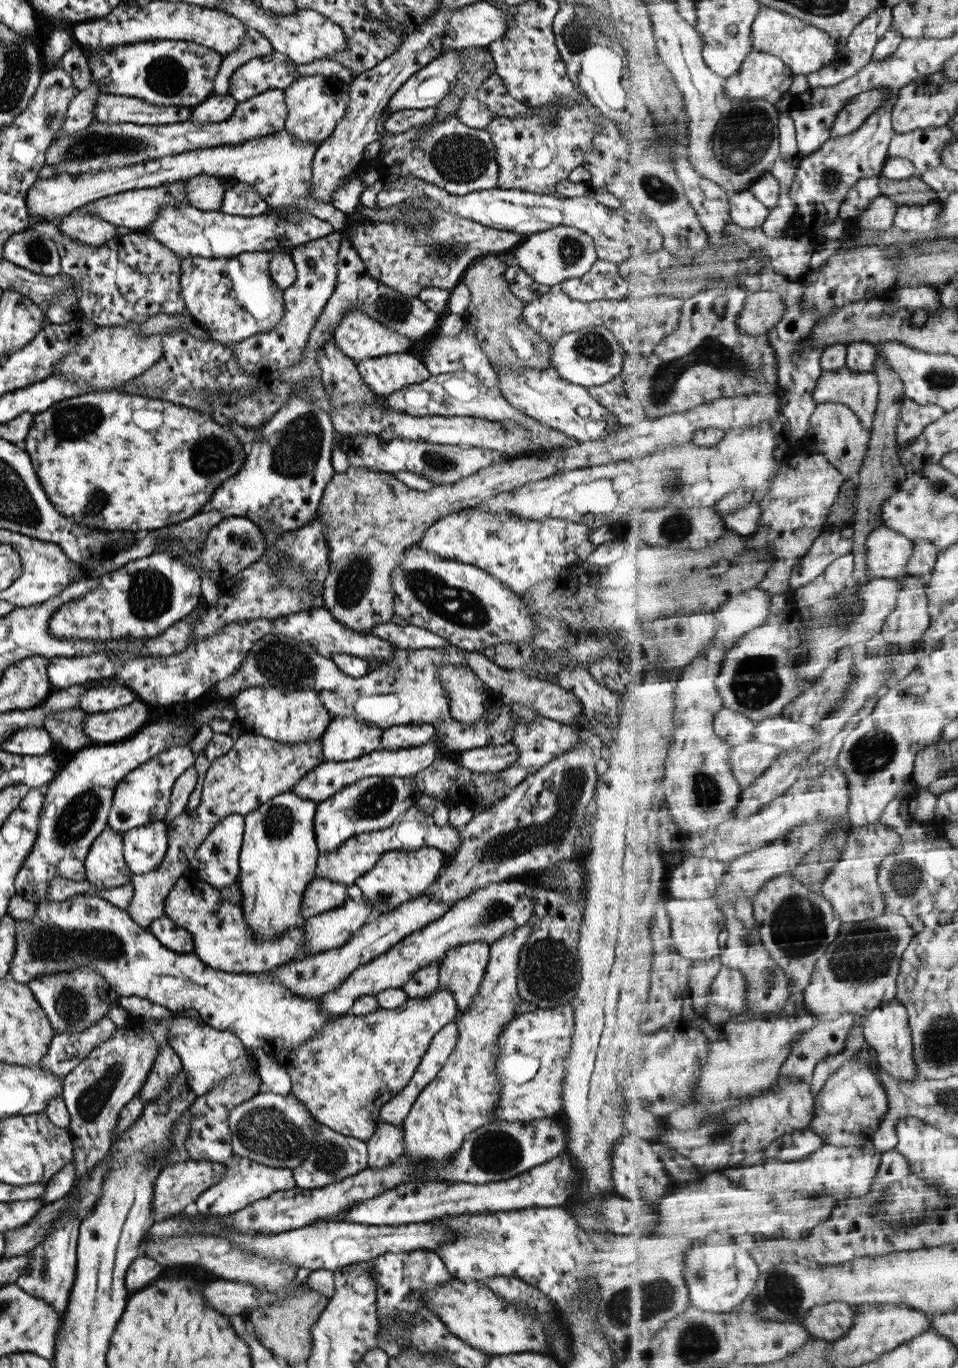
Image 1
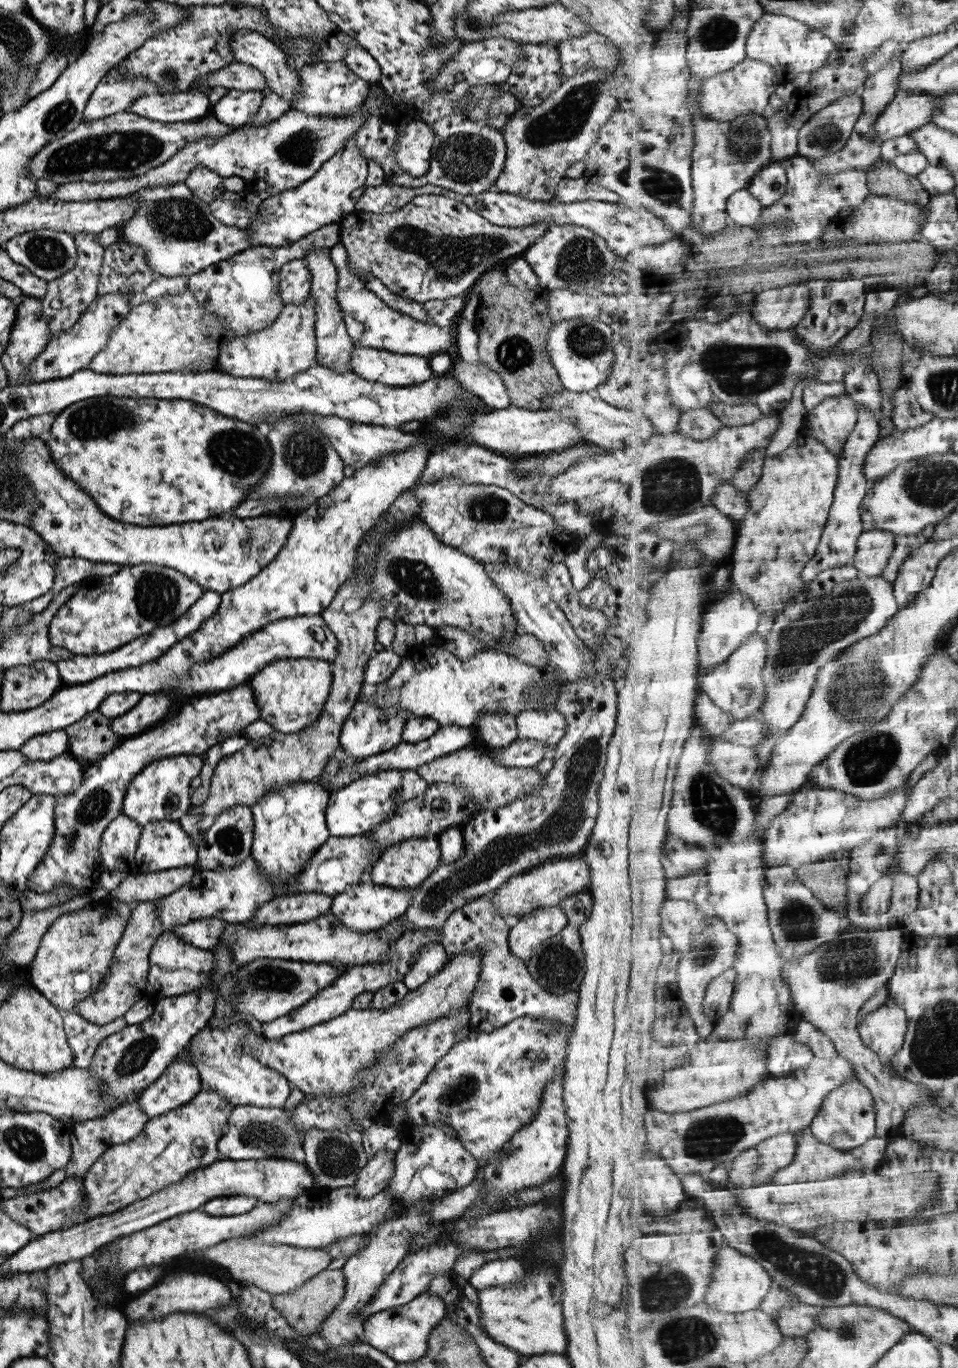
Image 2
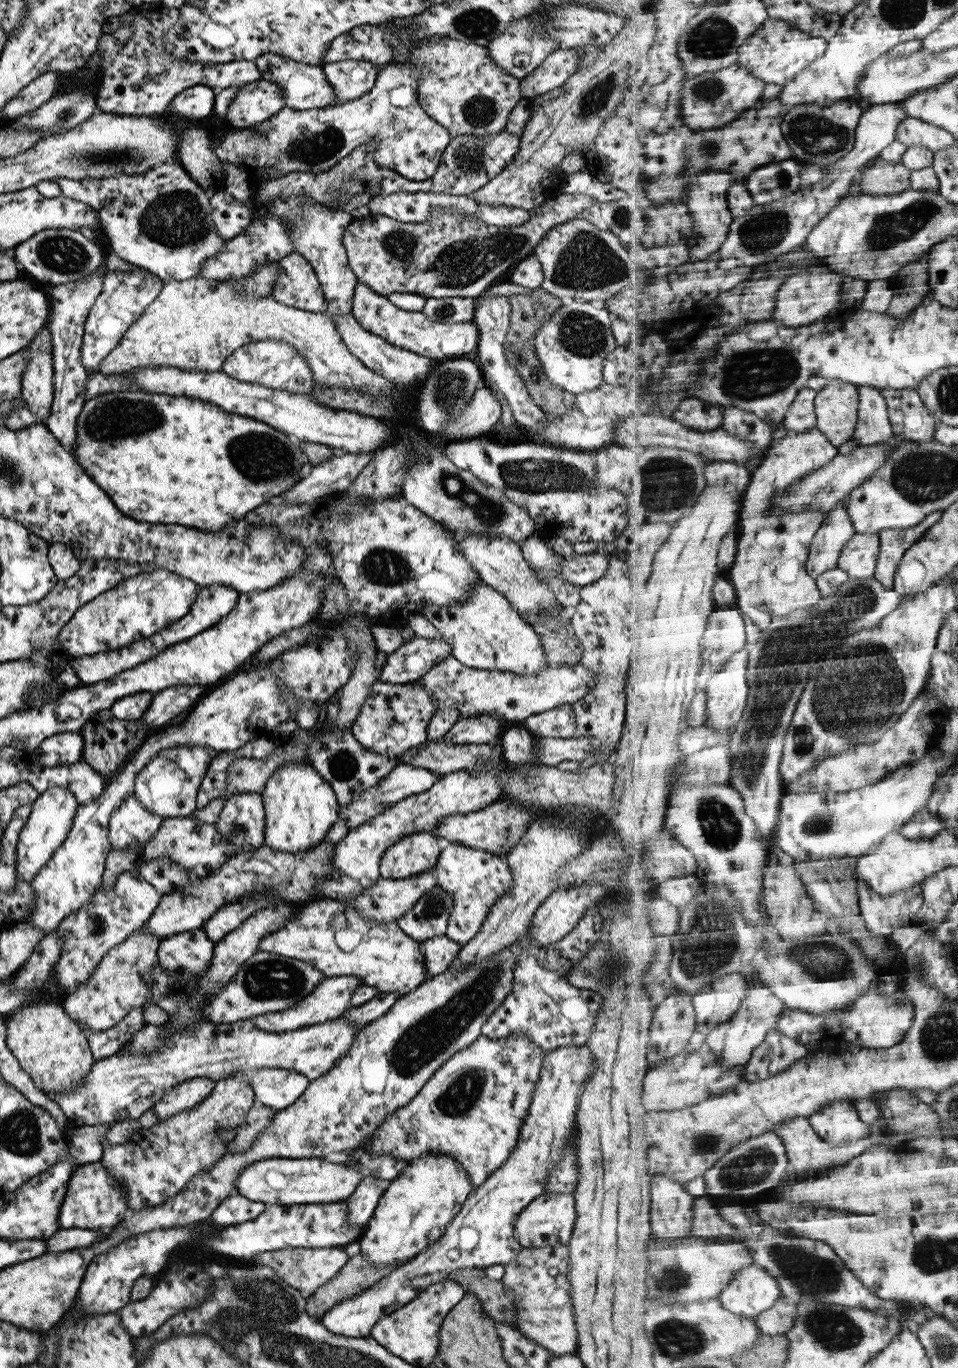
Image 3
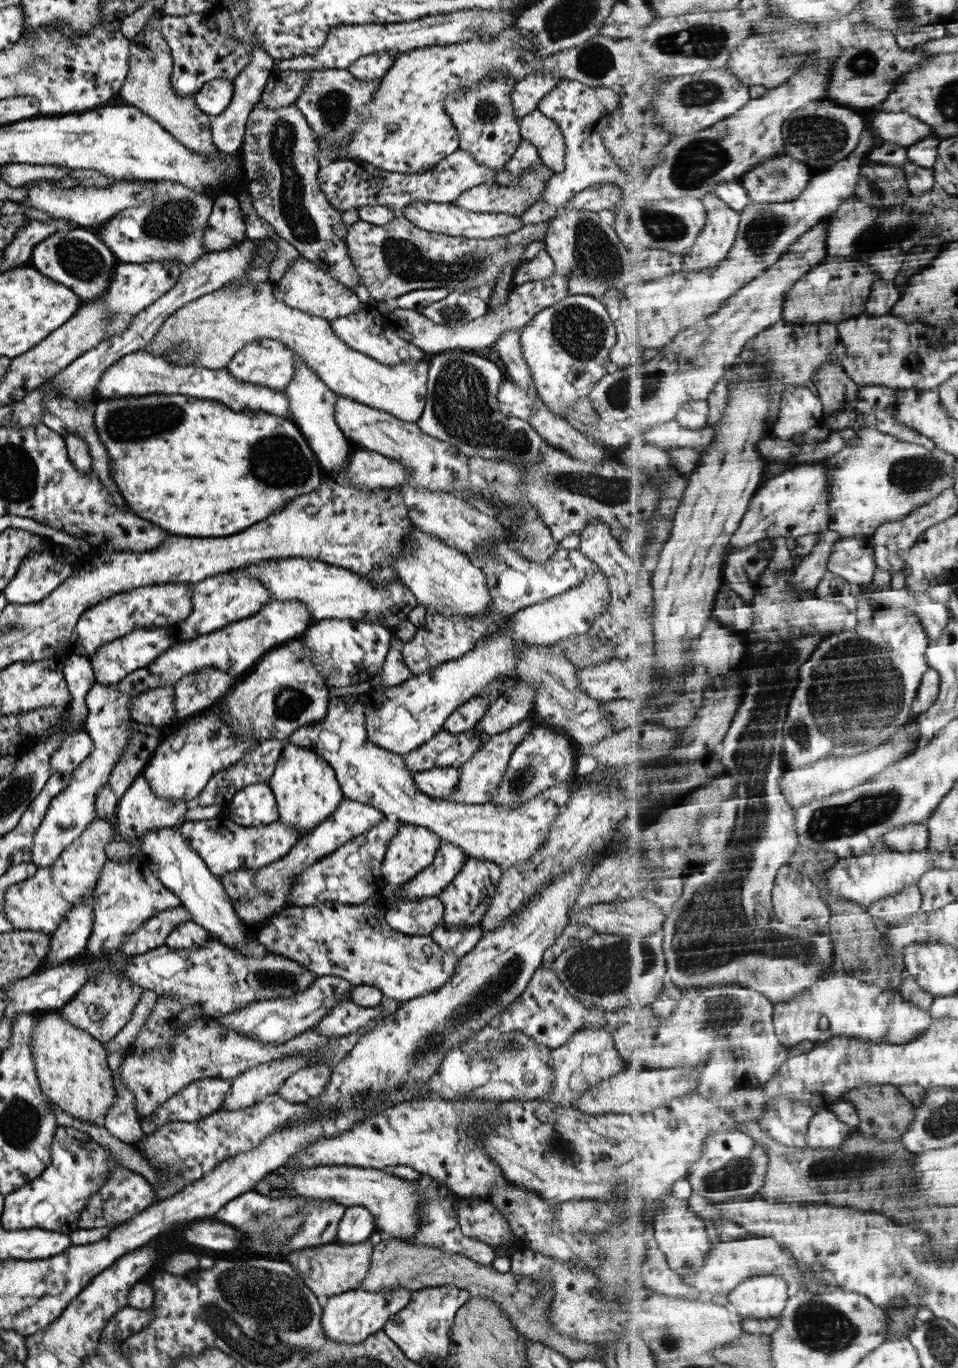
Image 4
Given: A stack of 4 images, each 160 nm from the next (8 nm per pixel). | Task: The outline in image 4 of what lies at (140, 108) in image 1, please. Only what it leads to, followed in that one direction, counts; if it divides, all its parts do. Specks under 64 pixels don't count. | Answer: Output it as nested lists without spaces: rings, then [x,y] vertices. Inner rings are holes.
[[[214,78],[202,84],[202,87],[190,98],[196,107],[209,116],[223,112],[228,105],[232,93],[232,80]]]

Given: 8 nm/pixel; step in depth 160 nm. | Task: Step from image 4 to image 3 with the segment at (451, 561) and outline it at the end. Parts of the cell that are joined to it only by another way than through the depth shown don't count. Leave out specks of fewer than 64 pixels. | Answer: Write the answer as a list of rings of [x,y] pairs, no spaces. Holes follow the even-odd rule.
[[[476,580],[470,595],[466,600],[451,606],[428,606],[422,610],[421,615],[425,617],[440,637],[450,646],[450,654],[465,667],[481,670],[500,670],[514,672],[518,675],[535,676],[541,669],[550,667],[542,651],[539,632],[529,626],[517,613],[516,610],[506,601],[506,598],[487,586],[481,580]],[[565,702],[539,714],[531,714],[531,716],[527,716],[523,720],[523,727],[535,738],[571,738],[575,730],[574,714],[571,705]]]

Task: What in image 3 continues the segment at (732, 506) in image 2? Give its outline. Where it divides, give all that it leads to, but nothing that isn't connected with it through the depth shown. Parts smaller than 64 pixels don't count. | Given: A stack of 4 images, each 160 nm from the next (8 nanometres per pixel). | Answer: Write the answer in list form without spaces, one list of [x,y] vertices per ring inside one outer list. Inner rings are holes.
[[[715,460],[707,461],[708,465],[704,473],[708,484],[720,484],[723,486],[730,482],[736,484],[738,490],[746,490],[749,486],[752,475],[745,464]]]

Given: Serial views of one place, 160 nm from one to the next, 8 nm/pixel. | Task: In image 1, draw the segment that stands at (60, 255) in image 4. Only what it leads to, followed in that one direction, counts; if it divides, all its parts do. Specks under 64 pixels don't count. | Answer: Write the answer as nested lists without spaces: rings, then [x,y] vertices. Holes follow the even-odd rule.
[[[34,230],[12,234],[3,245],[2,258],[43,276],[55,276],[60,272],[60,258],[54,240]]]

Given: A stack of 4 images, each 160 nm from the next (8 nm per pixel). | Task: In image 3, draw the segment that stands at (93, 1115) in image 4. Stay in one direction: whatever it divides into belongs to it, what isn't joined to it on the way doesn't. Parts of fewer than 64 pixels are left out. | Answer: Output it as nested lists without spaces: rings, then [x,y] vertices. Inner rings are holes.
[[[33,1000],[25,1006],[19,1007],[6,1017],[5,1044],[7,1050],[17,1059],[23,1072],[29,1075],[37,1090],[42,1090],[48,1096],[63,1093],[82,1083],[82,1078],[94,1063],[87,1039],[83,1030],[74,1020],[71,1020],[62,1009],[61,1003],[49,1002],[49,1000]]]

